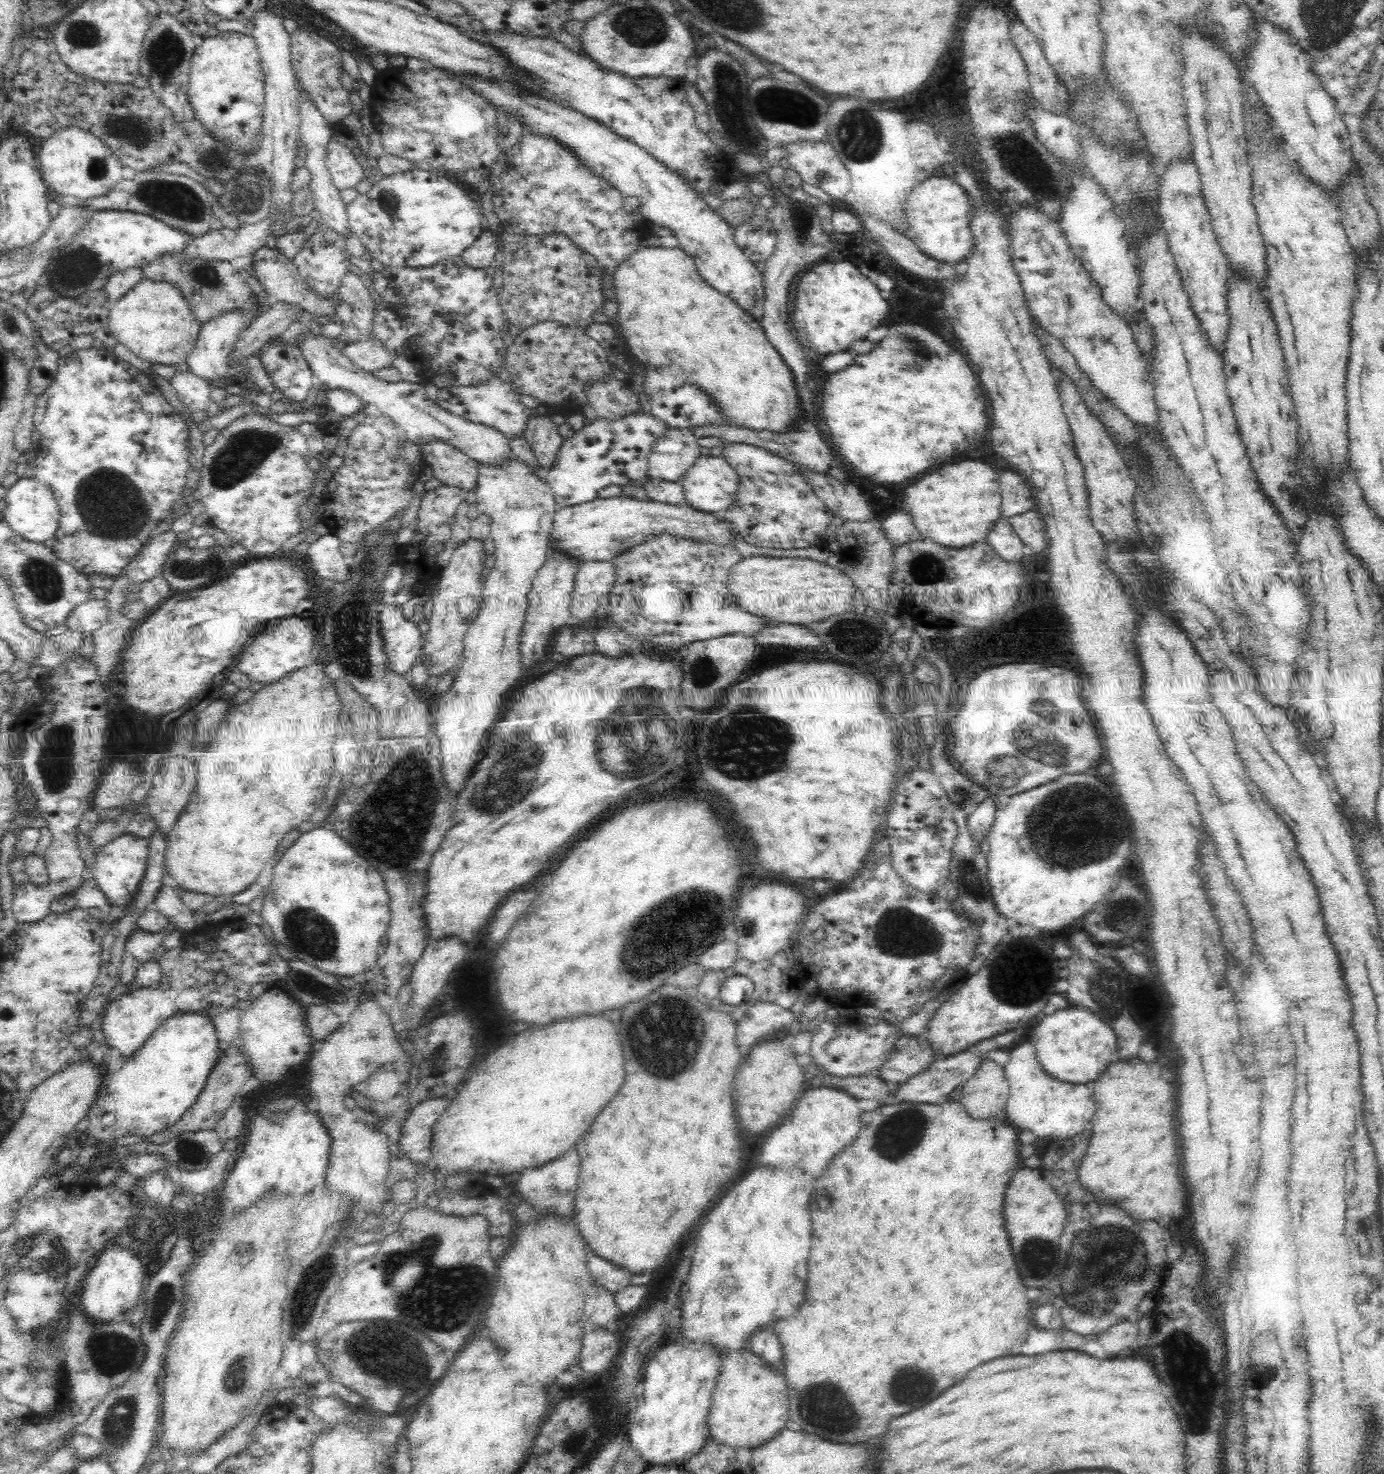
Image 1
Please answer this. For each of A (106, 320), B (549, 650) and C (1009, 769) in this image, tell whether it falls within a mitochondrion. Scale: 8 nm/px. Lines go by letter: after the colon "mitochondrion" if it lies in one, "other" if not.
A: other
B: other
C: mitochondrion

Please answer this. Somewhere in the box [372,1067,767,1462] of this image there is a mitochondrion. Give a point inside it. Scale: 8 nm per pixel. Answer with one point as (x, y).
(444, 1296)

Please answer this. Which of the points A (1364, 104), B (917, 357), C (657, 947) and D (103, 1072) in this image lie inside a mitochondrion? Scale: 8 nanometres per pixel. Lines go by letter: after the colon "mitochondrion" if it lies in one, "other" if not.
A: other
B: mitochondrion
C: mitochondrion
D: other

